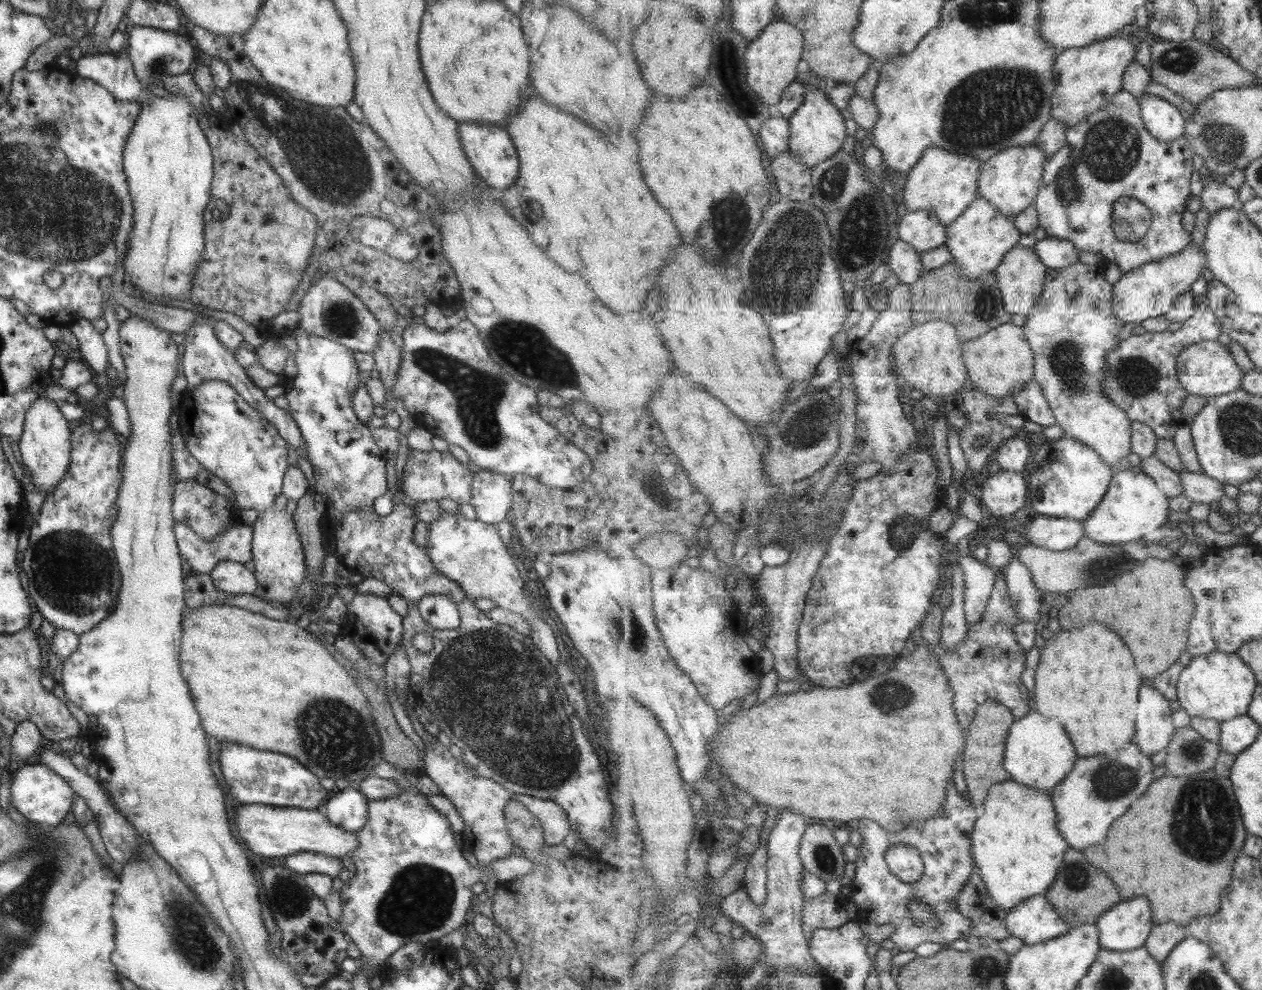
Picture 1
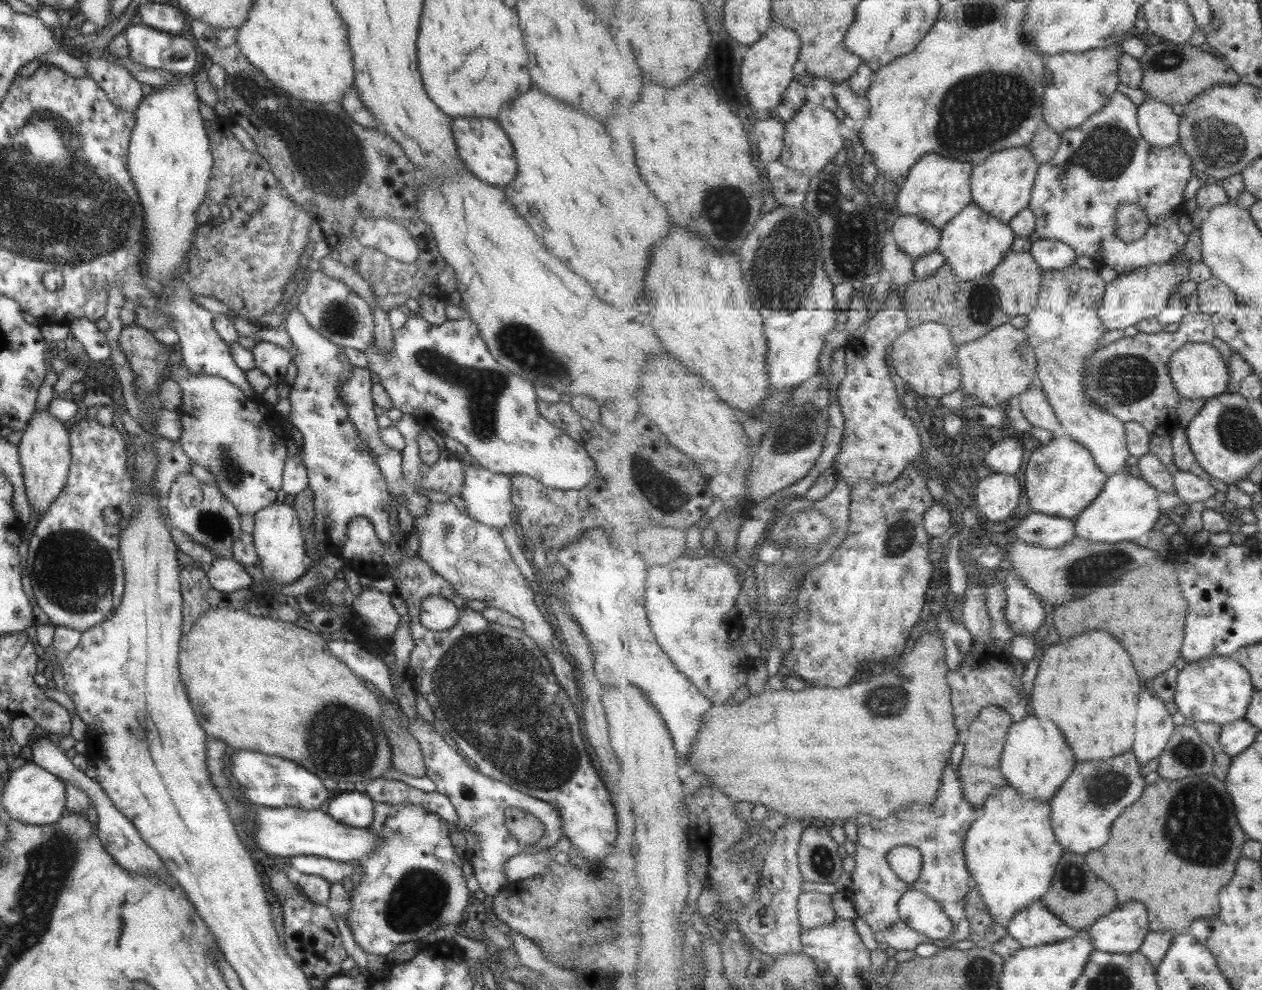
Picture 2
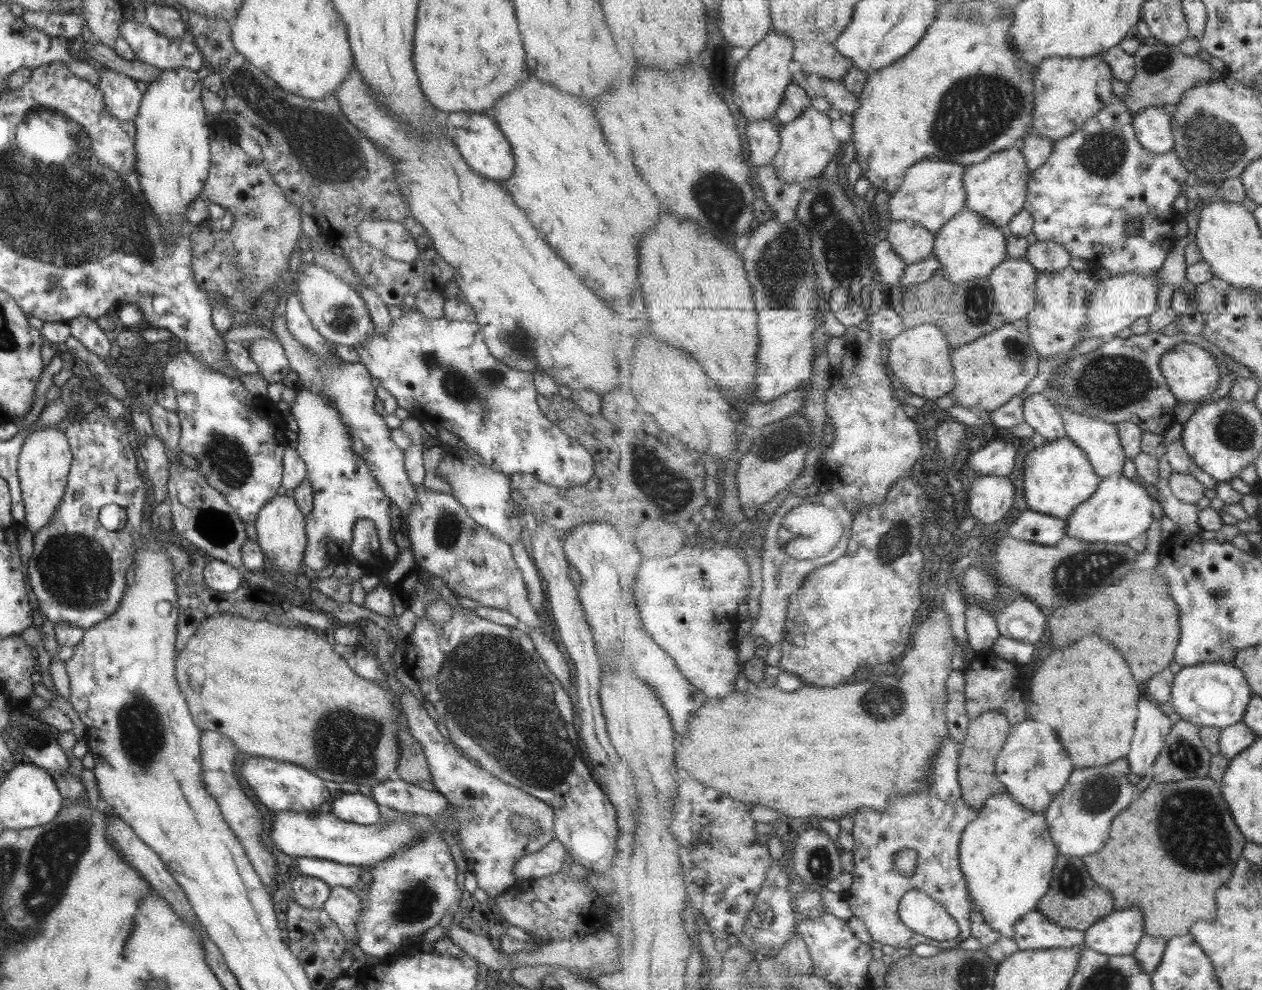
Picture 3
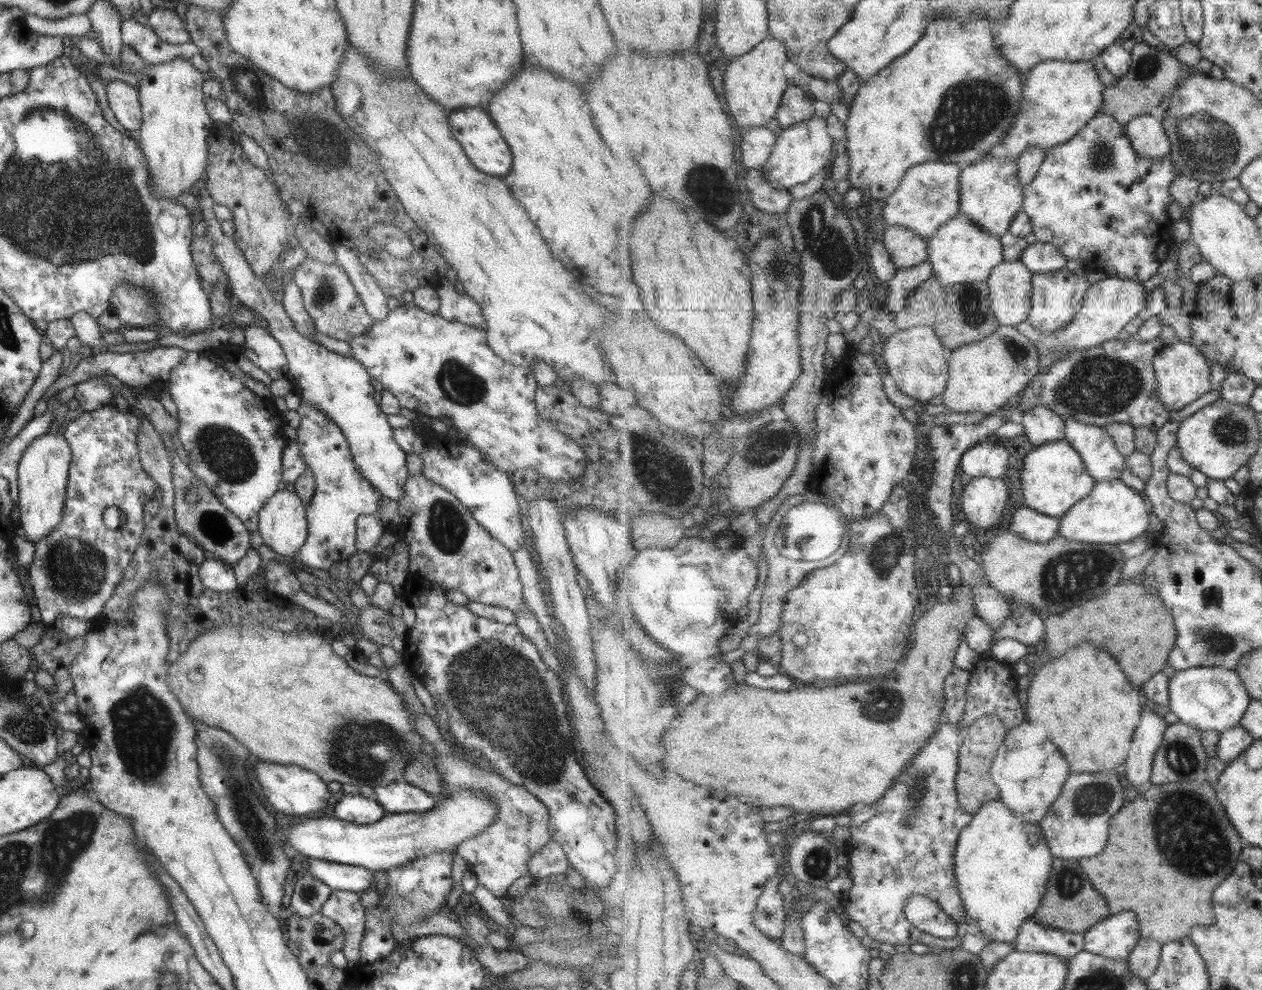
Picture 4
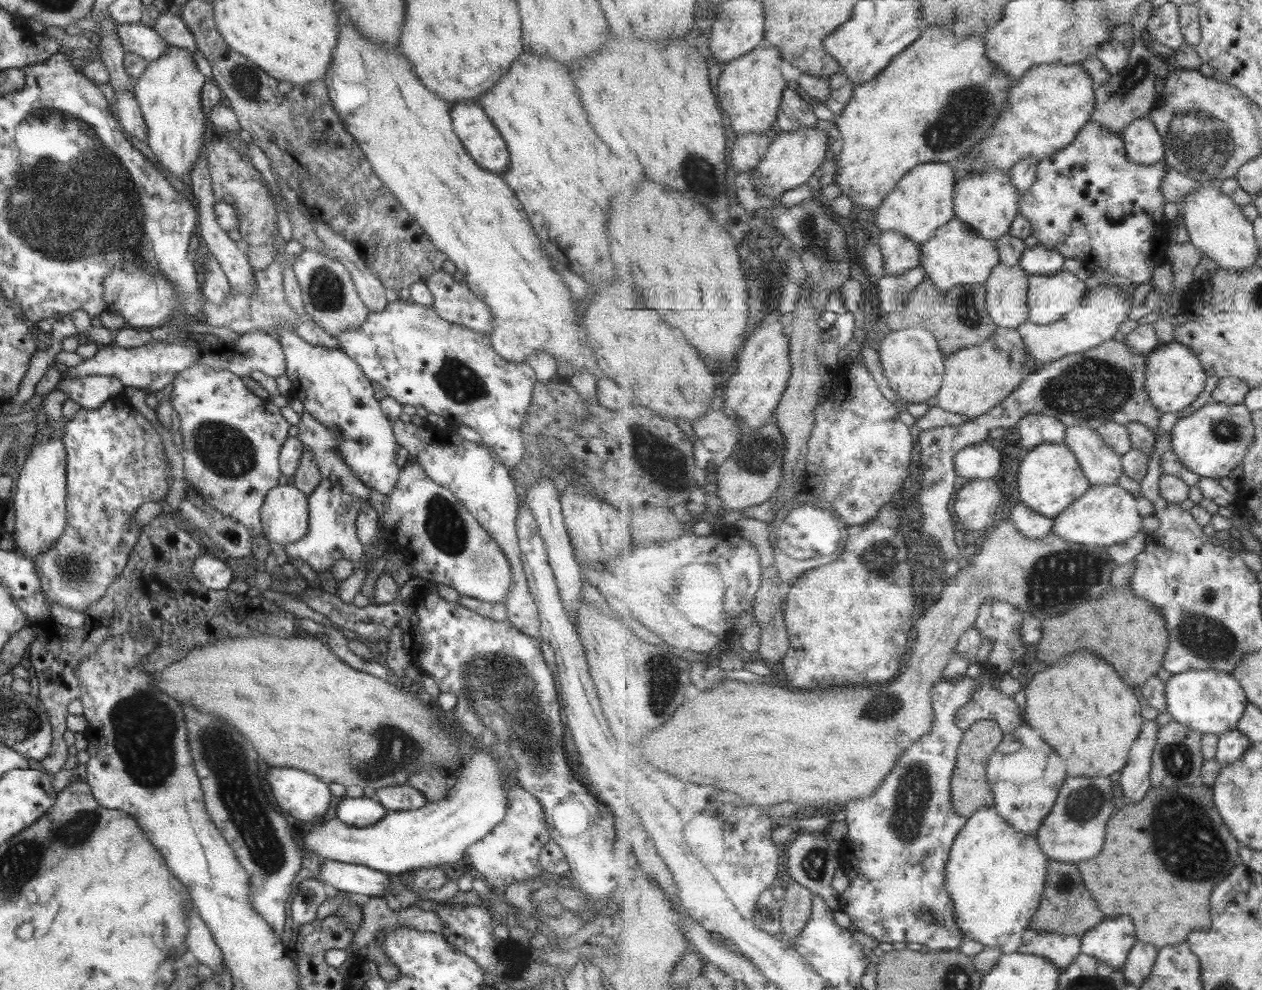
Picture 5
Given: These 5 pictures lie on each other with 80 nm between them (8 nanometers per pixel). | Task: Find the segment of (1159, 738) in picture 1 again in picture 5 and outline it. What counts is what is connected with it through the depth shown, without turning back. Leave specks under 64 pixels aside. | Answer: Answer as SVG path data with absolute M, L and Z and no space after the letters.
M1153 719L1144 721L1141 734L1132 747L1130 759L1127 761L1126 767L1120 771L1118 783L1122 788L1122 794L1129 800L1129 803L1143 800L1153 787L1150 772L1159 731L1161 731L1161 727Z

